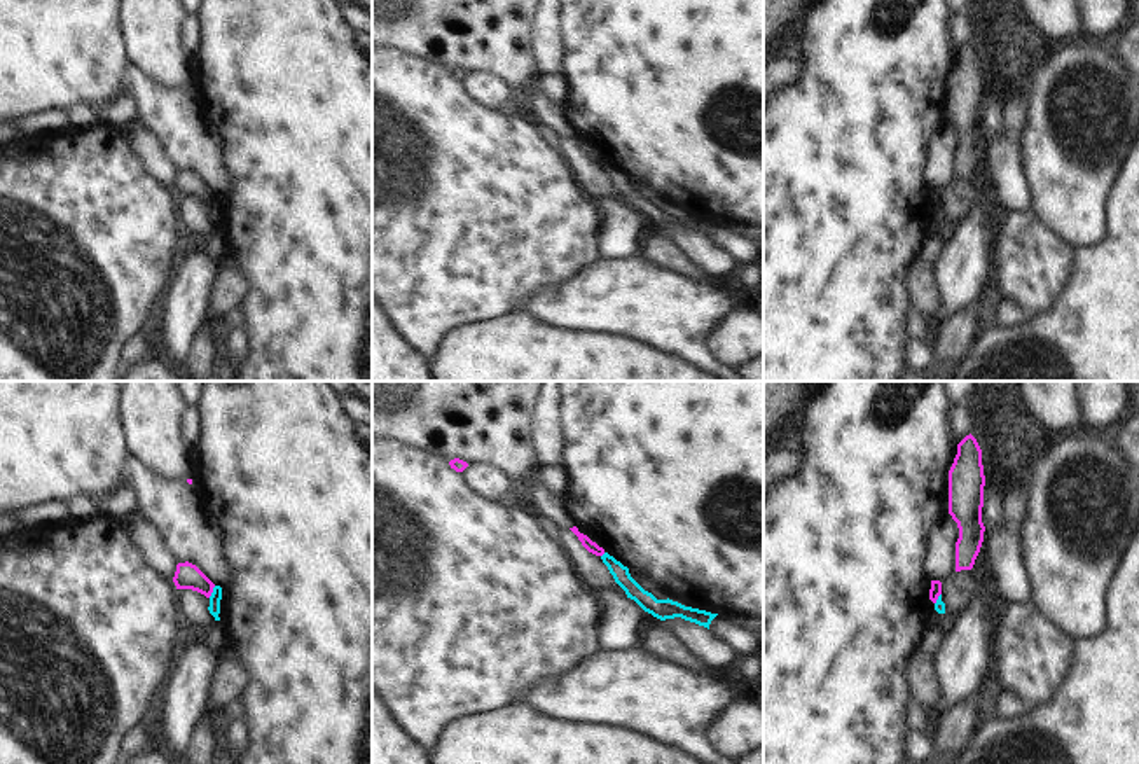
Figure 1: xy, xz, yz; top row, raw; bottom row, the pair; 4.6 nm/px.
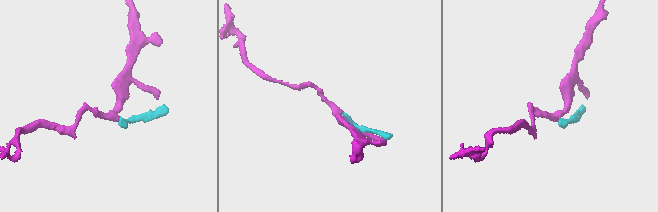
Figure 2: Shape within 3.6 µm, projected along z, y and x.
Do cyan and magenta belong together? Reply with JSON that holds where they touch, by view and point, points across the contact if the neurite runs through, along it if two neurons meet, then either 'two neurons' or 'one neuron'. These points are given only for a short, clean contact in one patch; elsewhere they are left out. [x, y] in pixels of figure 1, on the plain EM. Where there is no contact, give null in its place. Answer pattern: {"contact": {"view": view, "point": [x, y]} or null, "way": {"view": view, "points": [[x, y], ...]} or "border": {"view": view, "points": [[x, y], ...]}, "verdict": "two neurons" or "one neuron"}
{"contact": {"view": "xy", "point": [213, 200]}, "border": {"view": "xy", "points": [[215, 194], [208, 205]]}, "verdict": "two neurons"}

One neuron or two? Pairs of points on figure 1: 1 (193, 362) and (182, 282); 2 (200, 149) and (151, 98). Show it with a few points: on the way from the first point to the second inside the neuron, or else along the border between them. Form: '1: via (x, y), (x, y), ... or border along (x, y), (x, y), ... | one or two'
1: border along (200, 329), (182, 362) | two
2: via (187, 137), (163, 111) | one

